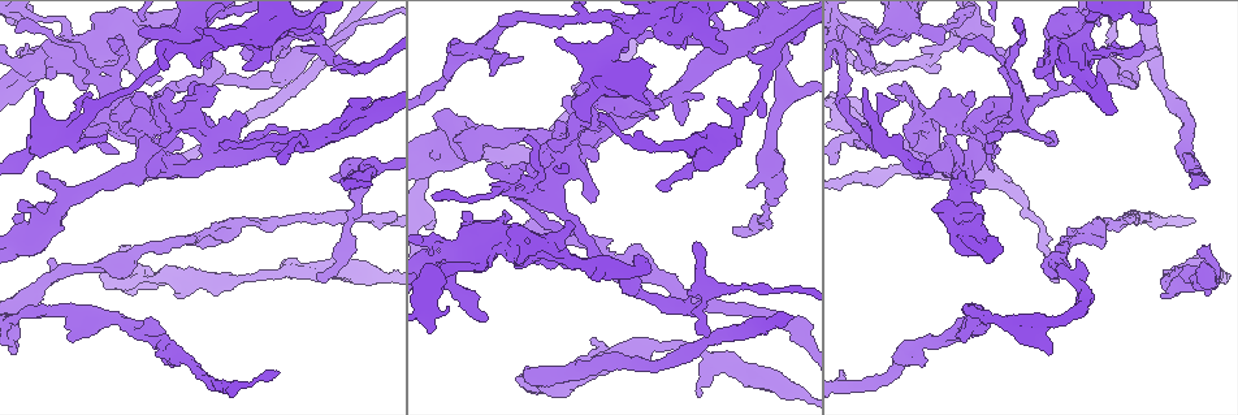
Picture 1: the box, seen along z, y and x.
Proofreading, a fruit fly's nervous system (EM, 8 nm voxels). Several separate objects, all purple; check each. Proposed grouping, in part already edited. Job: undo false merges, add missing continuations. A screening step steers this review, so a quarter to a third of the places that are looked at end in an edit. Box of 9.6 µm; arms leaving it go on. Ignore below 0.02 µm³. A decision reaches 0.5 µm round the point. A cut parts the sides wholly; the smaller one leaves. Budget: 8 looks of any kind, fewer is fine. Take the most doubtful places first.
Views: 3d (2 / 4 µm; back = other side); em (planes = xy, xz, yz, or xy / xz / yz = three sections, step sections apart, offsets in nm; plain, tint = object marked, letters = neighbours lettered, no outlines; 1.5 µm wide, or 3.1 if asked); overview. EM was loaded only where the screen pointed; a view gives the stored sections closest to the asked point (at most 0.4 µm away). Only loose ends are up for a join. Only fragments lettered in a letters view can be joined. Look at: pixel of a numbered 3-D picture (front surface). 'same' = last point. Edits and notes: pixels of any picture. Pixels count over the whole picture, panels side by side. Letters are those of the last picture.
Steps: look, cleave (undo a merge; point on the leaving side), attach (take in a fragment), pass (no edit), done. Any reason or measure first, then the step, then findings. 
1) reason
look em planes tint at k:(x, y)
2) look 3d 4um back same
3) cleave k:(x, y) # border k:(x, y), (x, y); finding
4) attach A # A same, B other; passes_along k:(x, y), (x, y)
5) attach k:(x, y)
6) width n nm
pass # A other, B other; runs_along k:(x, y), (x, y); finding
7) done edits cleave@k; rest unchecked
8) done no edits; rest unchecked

long arm stops here
look 3d 2um at 1:(317, 278)

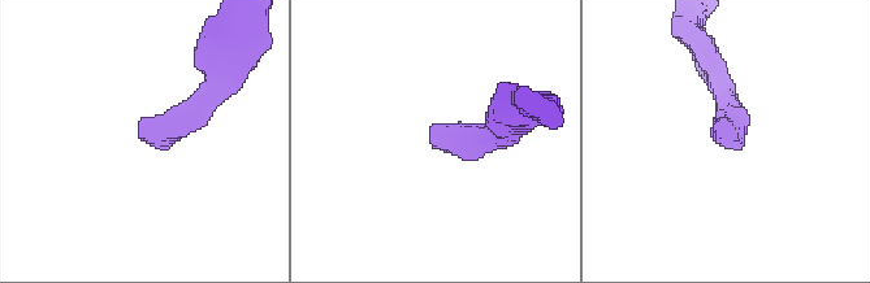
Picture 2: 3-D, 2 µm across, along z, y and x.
now the EM
look em planes letters at 2:(716, 131)

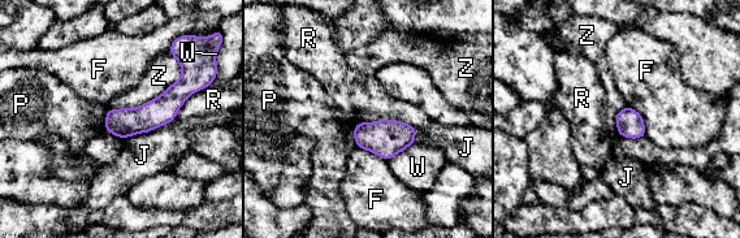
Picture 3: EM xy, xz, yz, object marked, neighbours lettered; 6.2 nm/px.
width 160 nm
pass # F other, J other, P other, R other, W other, Z other; border 3:(210, 83), (194, 91), (169, 122); no lettered fragment goes on from it

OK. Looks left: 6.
an open end
look em planes letters at 1:(174, 295)

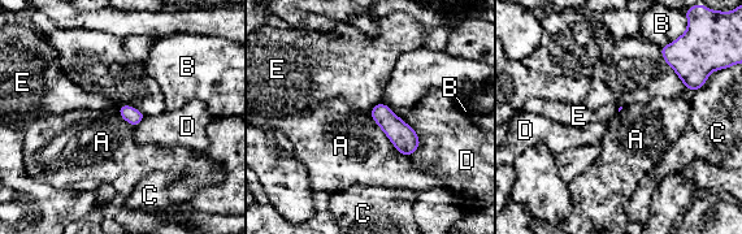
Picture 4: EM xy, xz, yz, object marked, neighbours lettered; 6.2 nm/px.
pass # A other, B other, C other, D other, E other; border 4:(370, 111), (389, 141), (409, 157); no lettered fragment goes on from it

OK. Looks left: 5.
look em planes letters at 1:(619, 30)

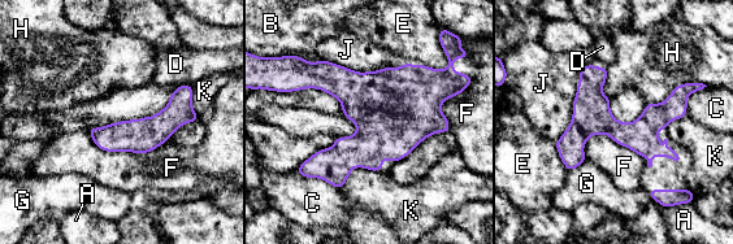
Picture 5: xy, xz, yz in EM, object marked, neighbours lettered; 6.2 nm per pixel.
pass # A other, B other, C other, D other, E other, F other, G other, H other, J other, K other; runs_along 5:(685, 92), (642, 130), (589, 127), (568, 165); all the same cell

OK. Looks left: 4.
done no edits; rest unchecked

